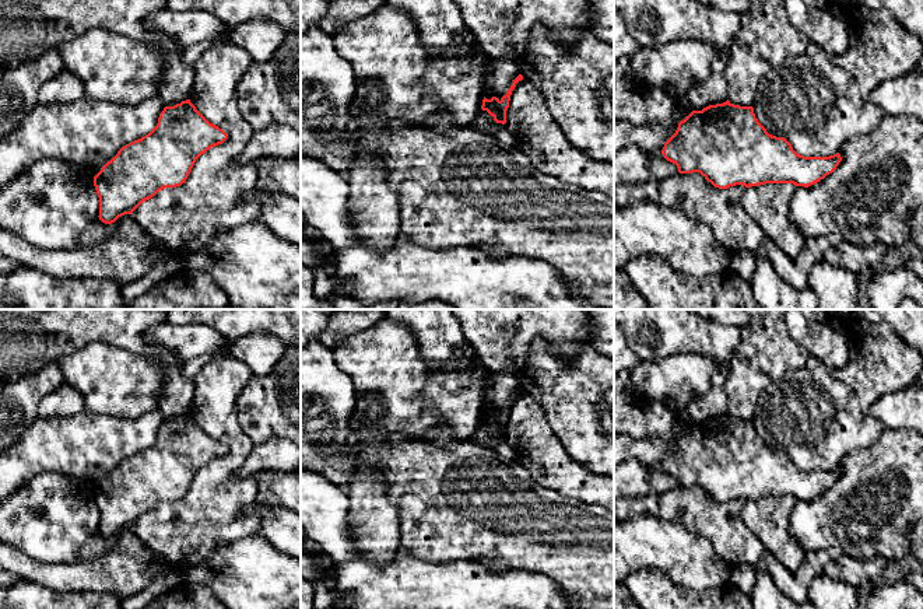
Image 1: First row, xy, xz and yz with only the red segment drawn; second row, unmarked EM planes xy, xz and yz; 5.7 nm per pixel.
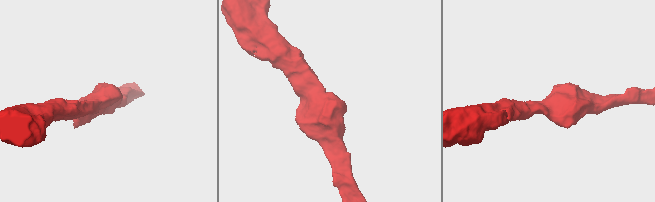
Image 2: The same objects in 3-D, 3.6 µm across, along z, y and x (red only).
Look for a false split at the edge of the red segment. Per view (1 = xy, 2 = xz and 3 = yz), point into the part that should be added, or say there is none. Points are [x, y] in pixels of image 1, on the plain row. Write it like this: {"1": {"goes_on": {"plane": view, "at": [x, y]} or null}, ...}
{"1": {"goes_on": null}, "2": {"goes_on": null}, "3": {"goes_on": null}}

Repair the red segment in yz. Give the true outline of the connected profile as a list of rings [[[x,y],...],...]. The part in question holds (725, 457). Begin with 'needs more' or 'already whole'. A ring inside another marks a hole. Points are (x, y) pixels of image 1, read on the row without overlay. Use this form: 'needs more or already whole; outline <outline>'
already whole; outline [[[729,413],[692,424],[678,437],[675,447],[664,456],[663,470],[675,477],[680,487],[699,486],[715,501],[745,501],[765,497],[793,497],[808,501],[832,487],[842,470],[804,470],[797,468],[785,451],[766,445],[758,435],[752,420],[740,420]]]

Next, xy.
already whole; outline [[[190,413],[165,420],[148,448],[123,459],[94,490],[99,533],[112,538],[159,504],[180,500],[196,473],[227,452]]]

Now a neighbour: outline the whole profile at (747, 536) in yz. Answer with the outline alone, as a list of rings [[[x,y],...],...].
[[[699,486],[675,487],[659,494],[657,517],[706,538],[731,567],[755,564],[764,546],[740,514],[745,500],[715,501]]]

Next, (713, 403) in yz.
[[[729,361],[715,372],[710,389],[692,399],[677,416],[692,424],[702,424],[709,419],[723,417],[727,414],[727,395],[724,382],[729,377]]]

